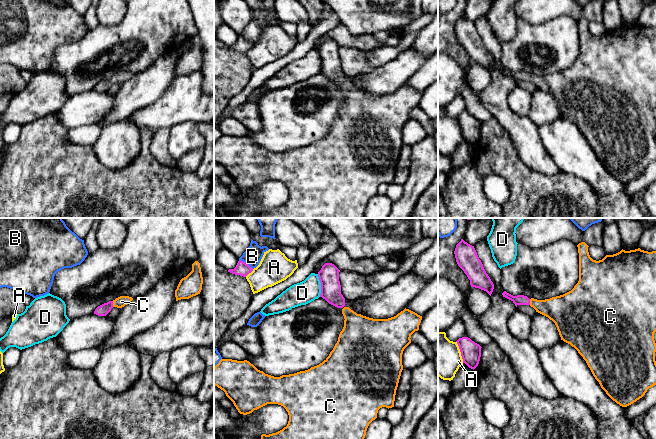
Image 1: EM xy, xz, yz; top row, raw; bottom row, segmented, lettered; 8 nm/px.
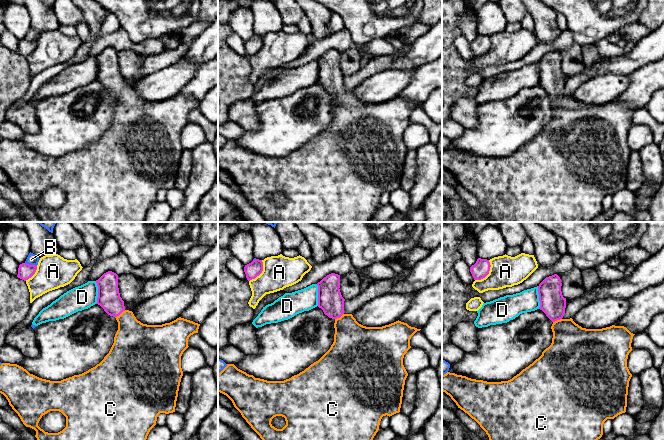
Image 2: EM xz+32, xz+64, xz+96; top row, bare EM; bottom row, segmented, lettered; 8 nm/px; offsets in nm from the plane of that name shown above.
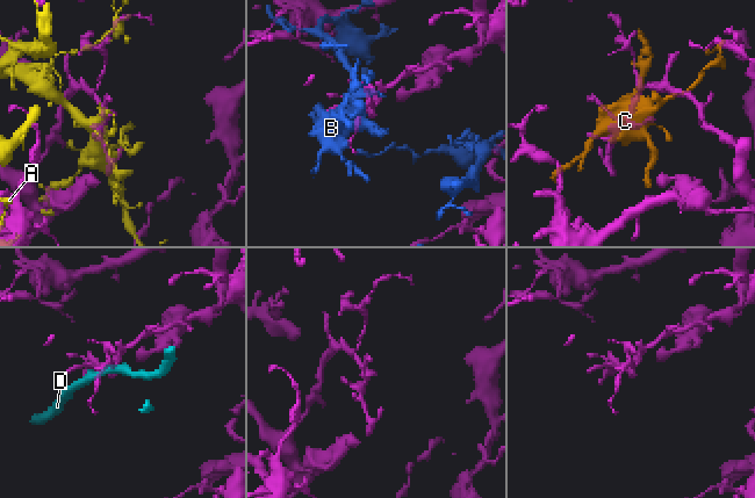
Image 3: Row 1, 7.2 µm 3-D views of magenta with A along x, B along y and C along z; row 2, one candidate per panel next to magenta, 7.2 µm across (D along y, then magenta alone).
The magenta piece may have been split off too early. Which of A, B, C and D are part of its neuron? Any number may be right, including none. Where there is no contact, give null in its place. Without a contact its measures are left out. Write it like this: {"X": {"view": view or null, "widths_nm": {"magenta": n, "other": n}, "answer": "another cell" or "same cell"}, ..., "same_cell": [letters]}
{"A": {"view": "yz", "widths_nm": {"magenta": 160, "other": 320}, "answer": "another cell"}, "B": {"view": "xz", "widths_nm": {"magenta": 110, "other": 150}, "answer": "another cell"}, "C": {"view": "xy", "widths_nm": {"magenta": 90, "other": 90}, "answer": "same cell"}, "D": {"view": "xz", "widths_nm": {"magenta": 160, "other": 180}, "answer": "another cell"}, "same_cell": ["C"]}

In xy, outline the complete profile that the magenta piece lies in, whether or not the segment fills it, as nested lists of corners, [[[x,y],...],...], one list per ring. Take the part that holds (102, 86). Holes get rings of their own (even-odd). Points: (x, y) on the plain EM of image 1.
[[[120,72],[113,77],[109,77],[107,79],[104,79],[104,80],[98,82],[95,85],[94,90],[96,90],[98,92],[106,92],[113,83],[122,84],[125,81],[129,80],[132,76],[133,76],[132,73]]]

